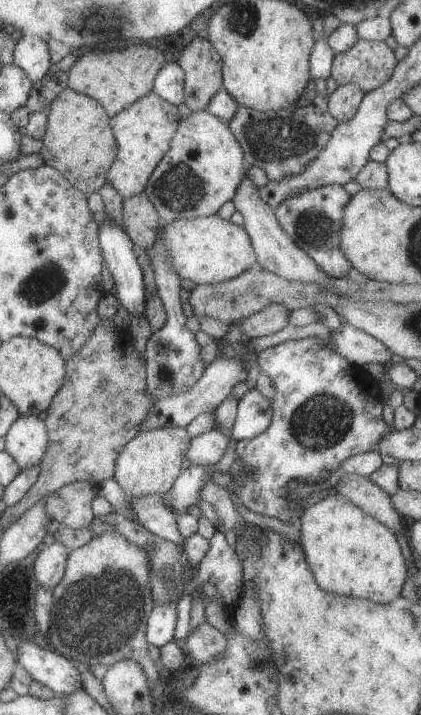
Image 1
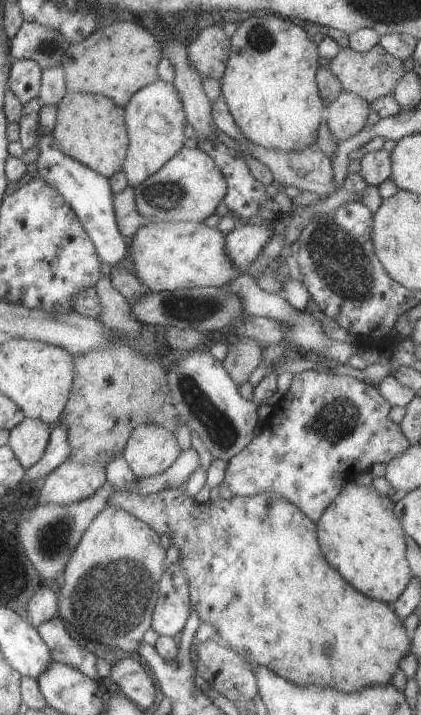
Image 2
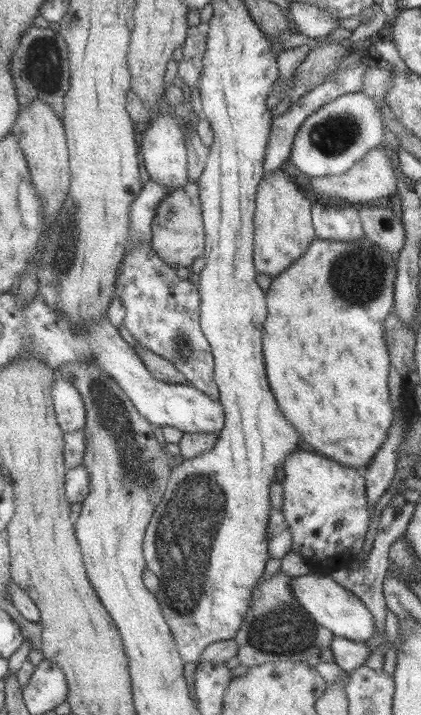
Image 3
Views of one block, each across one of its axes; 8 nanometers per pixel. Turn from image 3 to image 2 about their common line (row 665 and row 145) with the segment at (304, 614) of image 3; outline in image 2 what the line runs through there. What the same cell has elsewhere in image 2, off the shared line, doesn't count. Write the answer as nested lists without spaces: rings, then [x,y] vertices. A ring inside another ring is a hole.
[[[220,96],[216,102],[212,102],[212,118],[218,130],[222,130],[222,132],[230,136],[232,140],[244,144],[246,150],[250,150],[250,154],[252,154],[258,162],[266,164],[273,174],[273,180],[276,180],[276,182],[280,182],[280,184],[289,189],[295,187],[299,190],[313,192],[323,197],[327,197],[332,194],[332,192],[337,191],[336,186],[334,186],[334,170],[332,168],[331,158],[326,156],[326,154],[318,148],[317,142],[314,142],[312,146],[308,146],[308,148],[302,150],[302,152],[300,152],[300,150],[292,150],[292,152],[268,150],[268,148],[264,148],[264,146],[256,146],[256,144],[252,144],[250,140],[246,140],[246,136],[242,134],[242,130],[240,130],[238,124],[234,122],[234,118],[232,118],[230,109],[223,96]]]

